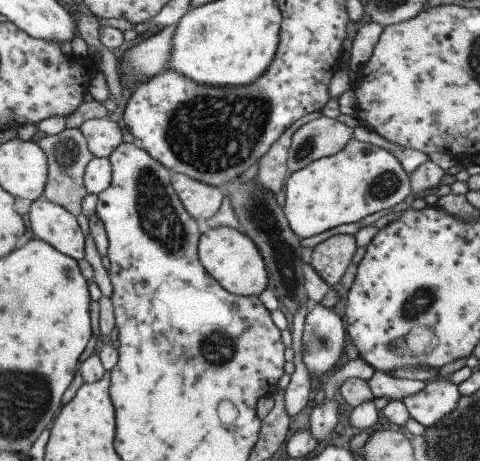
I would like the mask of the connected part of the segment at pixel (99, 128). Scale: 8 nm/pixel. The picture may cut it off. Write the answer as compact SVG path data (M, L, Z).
M108 116L90 119L80 128L86 134L95 157L111 159L114 152L124 143L124 130Z

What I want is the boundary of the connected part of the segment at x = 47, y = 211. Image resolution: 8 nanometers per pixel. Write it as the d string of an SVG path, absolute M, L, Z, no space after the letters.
M44 196L33 203L30 214L33 230L39 239L55 245L67 256L77 260L86 258L86 232L70 209Z

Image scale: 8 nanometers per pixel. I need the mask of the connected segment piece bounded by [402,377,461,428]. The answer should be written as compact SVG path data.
M440 377L428 382L422 392L406 396L402 402L412 419L426 428L432 428L458 406L460 398L457 386Z

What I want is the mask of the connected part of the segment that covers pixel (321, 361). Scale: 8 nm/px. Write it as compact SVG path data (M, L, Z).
M320 303L311 305L305 332L304 362L312 376L322 378L322 374L330 374L342 358L346 342L342 318Z

